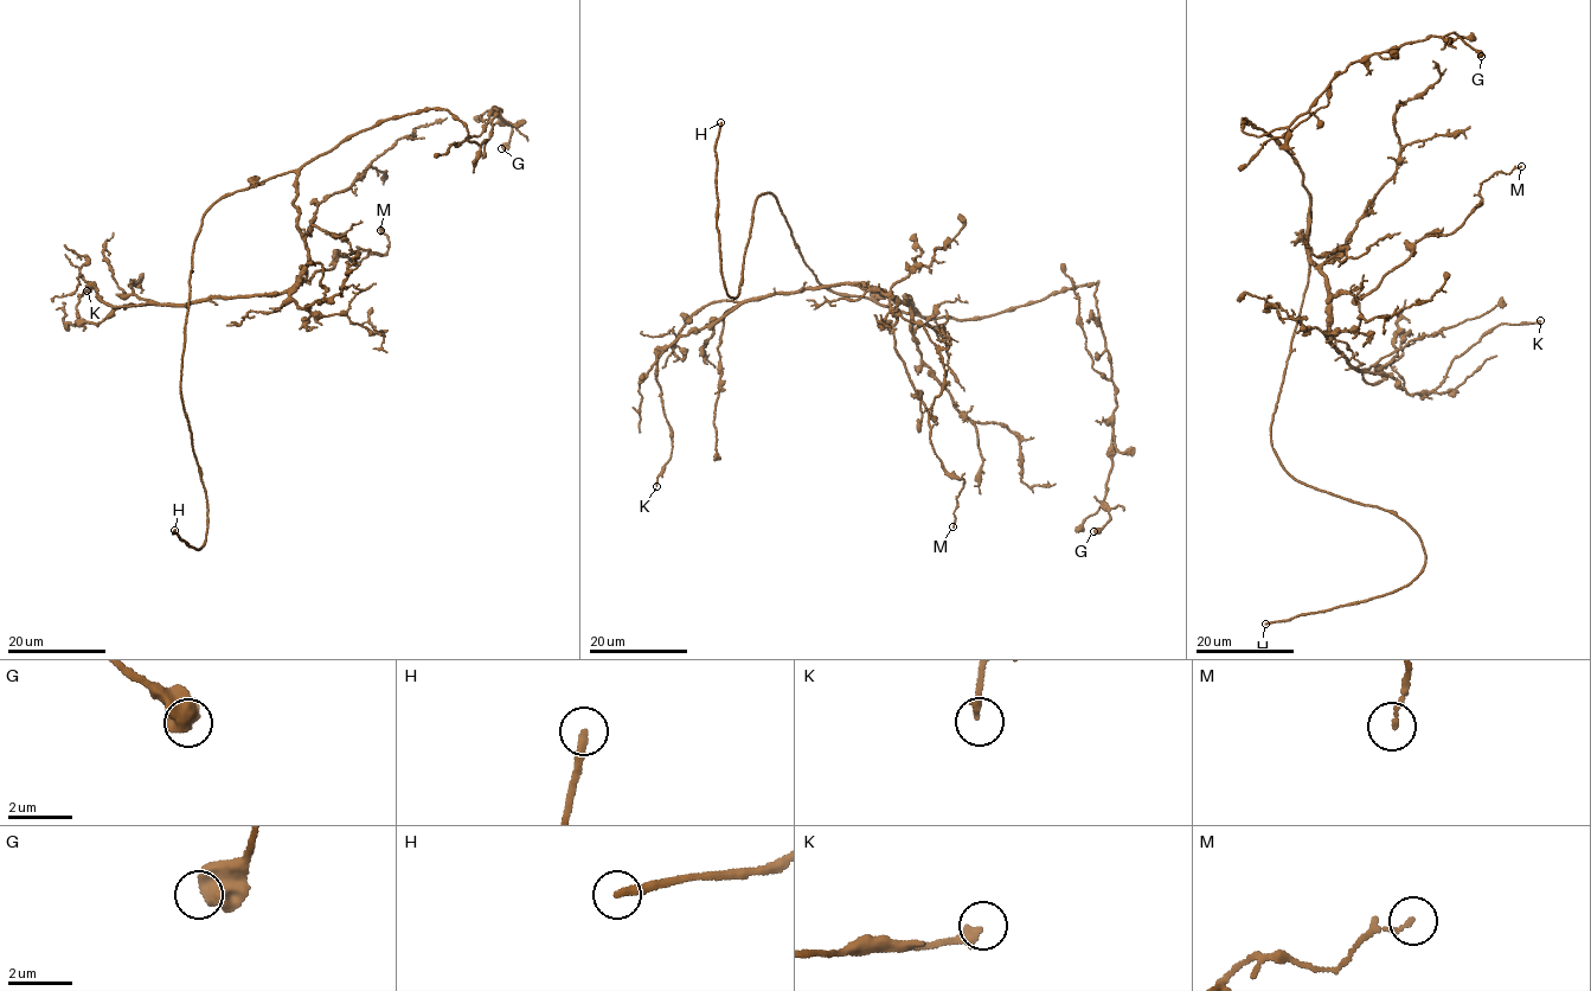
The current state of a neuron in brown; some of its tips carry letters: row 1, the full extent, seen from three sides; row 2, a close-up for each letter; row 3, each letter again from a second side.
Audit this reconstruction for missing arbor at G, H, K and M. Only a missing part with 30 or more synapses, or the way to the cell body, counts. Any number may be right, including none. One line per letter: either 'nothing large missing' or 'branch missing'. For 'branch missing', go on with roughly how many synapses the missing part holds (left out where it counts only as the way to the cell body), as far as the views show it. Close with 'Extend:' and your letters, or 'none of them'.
G: nothing large missing
H: branch missing
K: nothing large missing
M: nothing large missing
Extend: H

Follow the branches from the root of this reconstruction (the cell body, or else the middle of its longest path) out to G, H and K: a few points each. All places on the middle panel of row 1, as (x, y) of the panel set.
G: (845, 294), (903, 312), (968, 320), (1098, 282), (1095, 299), (1116, 407), (1103, 503), (1111, 519), (1094, 531)
H: (845, 294), (816, 279), (769, 191), (752, 212), (738, 292), (727, 294), (717, 230), (720, 122)
K: (845, 294), (916, 311), (905, 294), (813, 287), (741, 301), (666, 346), (656, 377), (672, 453), (656, 486)

